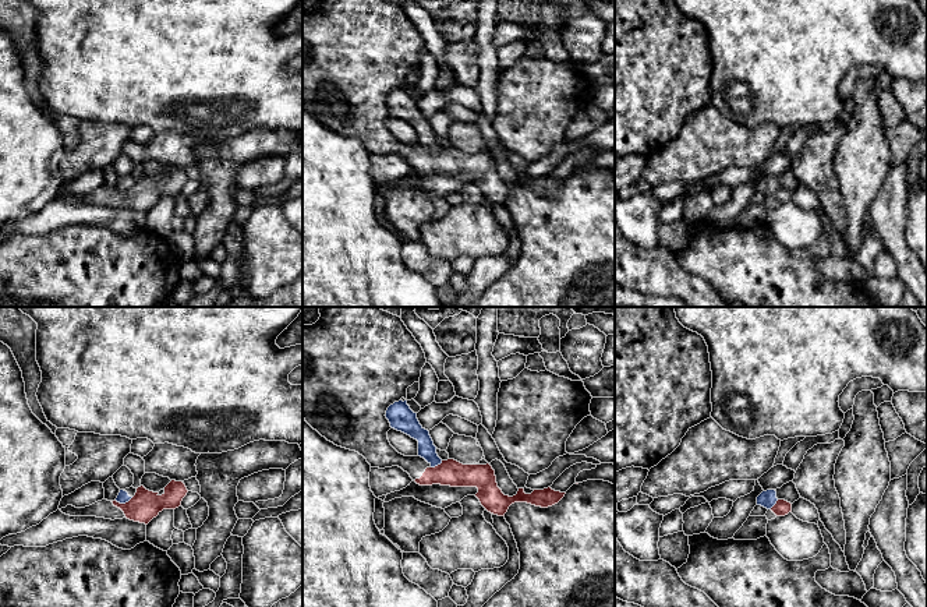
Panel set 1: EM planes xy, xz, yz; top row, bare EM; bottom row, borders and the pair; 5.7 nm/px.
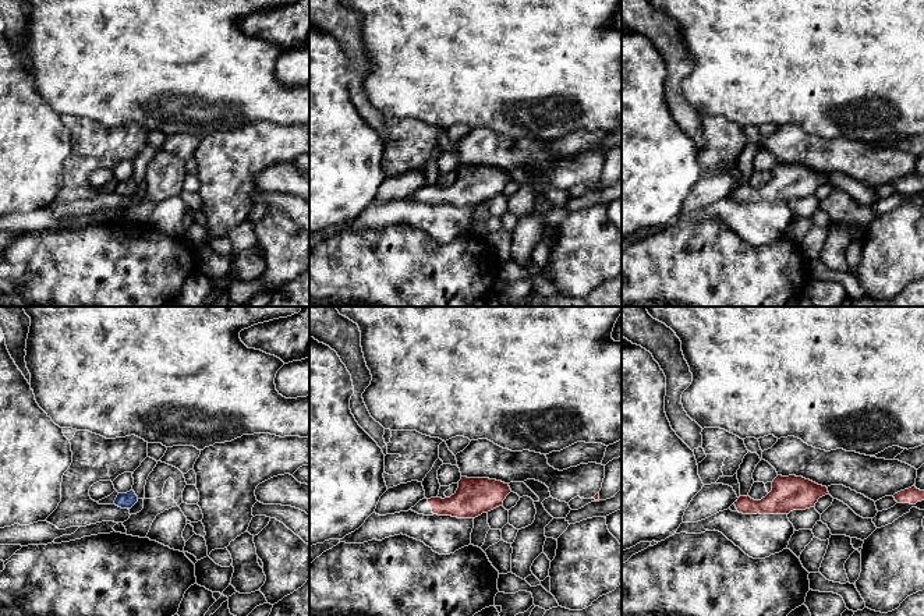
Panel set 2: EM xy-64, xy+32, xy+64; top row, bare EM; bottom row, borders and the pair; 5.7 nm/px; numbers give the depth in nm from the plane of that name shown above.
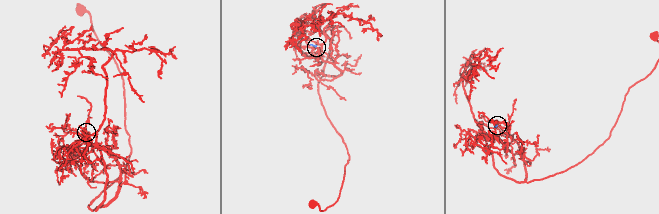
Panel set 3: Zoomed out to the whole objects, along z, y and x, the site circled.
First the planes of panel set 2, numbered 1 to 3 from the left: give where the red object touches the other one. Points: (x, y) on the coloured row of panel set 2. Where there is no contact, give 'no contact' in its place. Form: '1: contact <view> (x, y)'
1: no contact
2: no contact
3: no contact

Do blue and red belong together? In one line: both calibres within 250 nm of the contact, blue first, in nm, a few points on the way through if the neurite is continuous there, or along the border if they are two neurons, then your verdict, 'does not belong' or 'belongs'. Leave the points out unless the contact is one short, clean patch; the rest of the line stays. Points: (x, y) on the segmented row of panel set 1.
70/170 nm | along xy (133, 497), (124, 503), (115, 500) | does not belong

